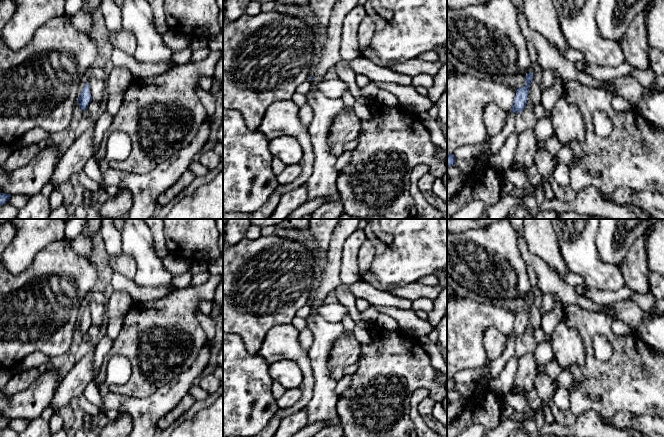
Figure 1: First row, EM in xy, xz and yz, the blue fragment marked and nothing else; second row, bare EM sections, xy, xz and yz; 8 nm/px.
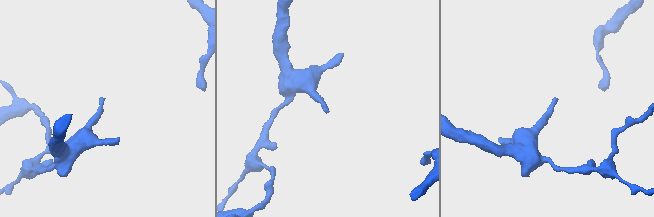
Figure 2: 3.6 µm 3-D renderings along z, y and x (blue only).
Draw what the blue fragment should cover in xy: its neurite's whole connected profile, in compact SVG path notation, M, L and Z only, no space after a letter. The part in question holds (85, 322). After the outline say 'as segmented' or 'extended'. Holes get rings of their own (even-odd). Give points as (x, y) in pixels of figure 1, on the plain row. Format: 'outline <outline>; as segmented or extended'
outline M87 306L79 320L78 326L79 326L80 332L83 335L85 335L91 325L92 325L92 320L91 320L90 310L89 310L89 307Z; as segmented

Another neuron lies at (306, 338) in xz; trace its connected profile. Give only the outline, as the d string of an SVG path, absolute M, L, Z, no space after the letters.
M308 326L300 332L299 341L303 349L303 353L307 354L313 343L313 335Z

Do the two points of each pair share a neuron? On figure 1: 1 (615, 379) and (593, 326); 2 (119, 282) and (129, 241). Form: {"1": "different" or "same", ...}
{"1": "same", "2": "different"}

